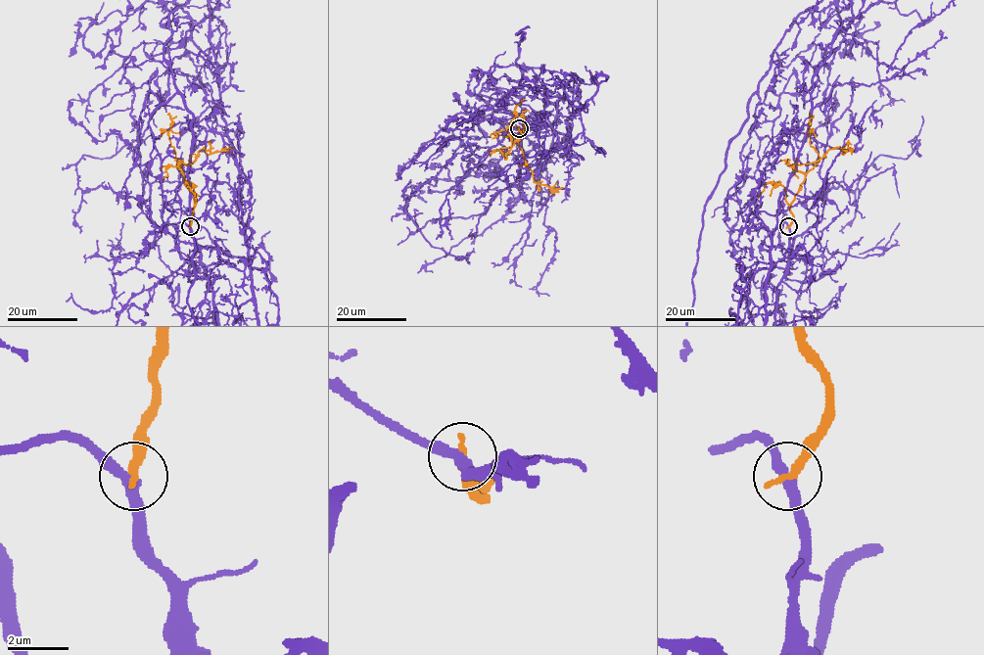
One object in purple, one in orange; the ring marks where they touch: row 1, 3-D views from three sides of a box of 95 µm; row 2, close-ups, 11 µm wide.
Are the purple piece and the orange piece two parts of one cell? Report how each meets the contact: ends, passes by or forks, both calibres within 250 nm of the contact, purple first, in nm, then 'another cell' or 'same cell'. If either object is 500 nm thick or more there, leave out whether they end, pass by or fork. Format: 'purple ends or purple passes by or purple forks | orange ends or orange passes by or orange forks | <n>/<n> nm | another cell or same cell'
purple passes by | orange ends | 320/320 nm | same cell

